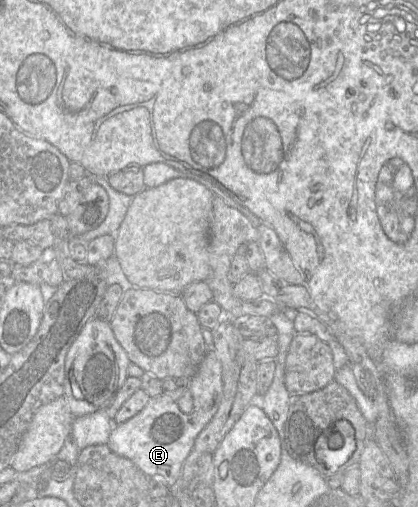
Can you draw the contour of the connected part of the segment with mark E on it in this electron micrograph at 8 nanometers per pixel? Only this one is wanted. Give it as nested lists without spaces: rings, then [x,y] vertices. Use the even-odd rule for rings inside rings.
[[[214,349],[207,350],[190,379],[188,390],[193,397],[194,407],[191,413],[183,413],[177,402],[168,396],[150,398],[147,405],[134,417],[122,424],[114,423],[108,442],[114,453],[131,460],[147,477],[161,480],[169,488],[180,477],[183,463],[197,436],[211,421],[222,399],[222,365]]]

